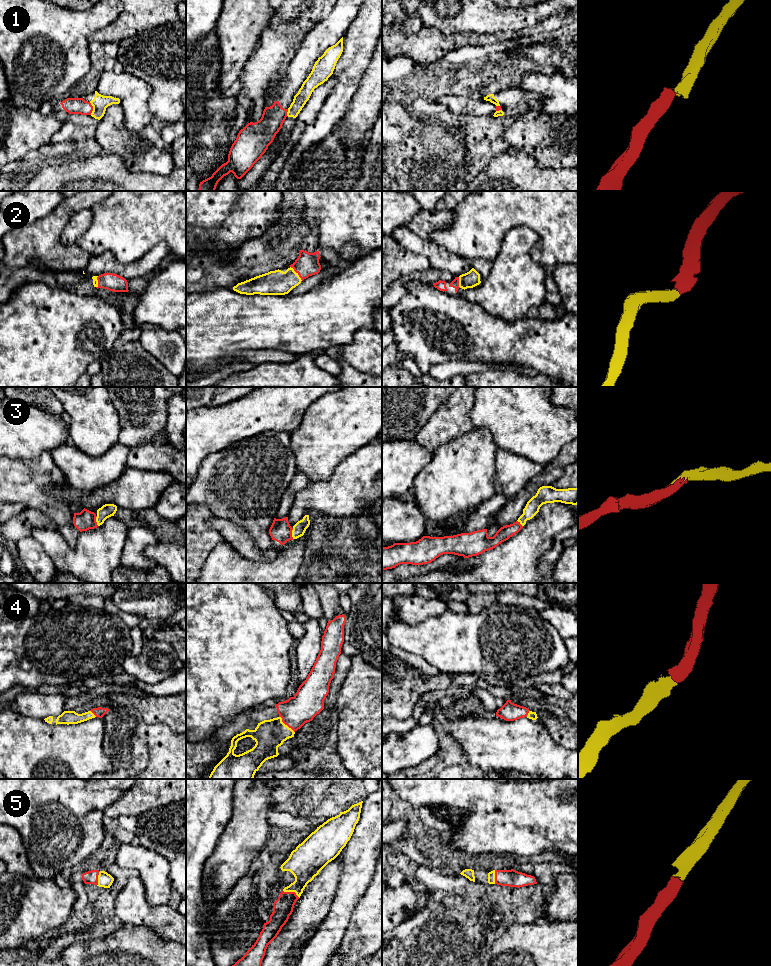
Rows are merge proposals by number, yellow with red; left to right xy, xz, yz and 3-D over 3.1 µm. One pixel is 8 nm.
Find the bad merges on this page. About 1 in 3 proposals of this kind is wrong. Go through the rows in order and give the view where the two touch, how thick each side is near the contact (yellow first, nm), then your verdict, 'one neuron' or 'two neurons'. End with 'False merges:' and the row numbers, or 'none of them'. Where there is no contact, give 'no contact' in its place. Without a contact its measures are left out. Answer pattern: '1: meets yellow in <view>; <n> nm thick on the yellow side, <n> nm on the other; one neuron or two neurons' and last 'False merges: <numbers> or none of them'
1: meets yellow in xy; 120 nm thick on the yellow side, 130 nm on the other; two neurons
2: meets yellow in xz; 200 nm thick on the yellow side, 190 nm on the other; one neuron
3: meets yellow in xz; 100 nm thick on the yellow side, 170 nm on the other; one neuron
4: meets yellow in xz; 240 nm thick on the yellow side, 240 nm on the other; one neuron
5: meets yellow in xz; 260 nm thick on the yellow side, 160 nm on the other; one neuron
False merges: 1

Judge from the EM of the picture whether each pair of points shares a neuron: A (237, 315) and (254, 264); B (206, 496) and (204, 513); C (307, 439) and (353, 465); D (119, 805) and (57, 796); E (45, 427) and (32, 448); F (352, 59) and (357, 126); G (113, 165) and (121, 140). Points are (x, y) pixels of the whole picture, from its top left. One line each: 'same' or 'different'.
A: different
B: different
C: different
D: different
E: same
F: different
G: different

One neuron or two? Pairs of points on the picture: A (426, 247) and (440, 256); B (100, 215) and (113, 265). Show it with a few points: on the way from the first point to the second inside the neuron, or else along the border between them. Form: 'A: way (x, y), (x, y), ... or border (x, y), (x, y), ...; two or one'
A: way (429, 249), (437, 255); one
B: border (91, 255), (110, 251), (121, 262), (130, 261); two

